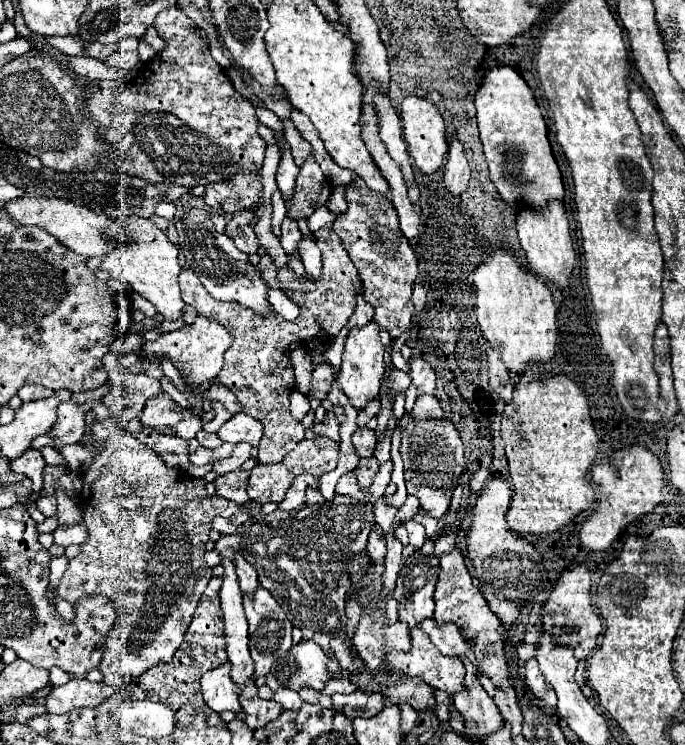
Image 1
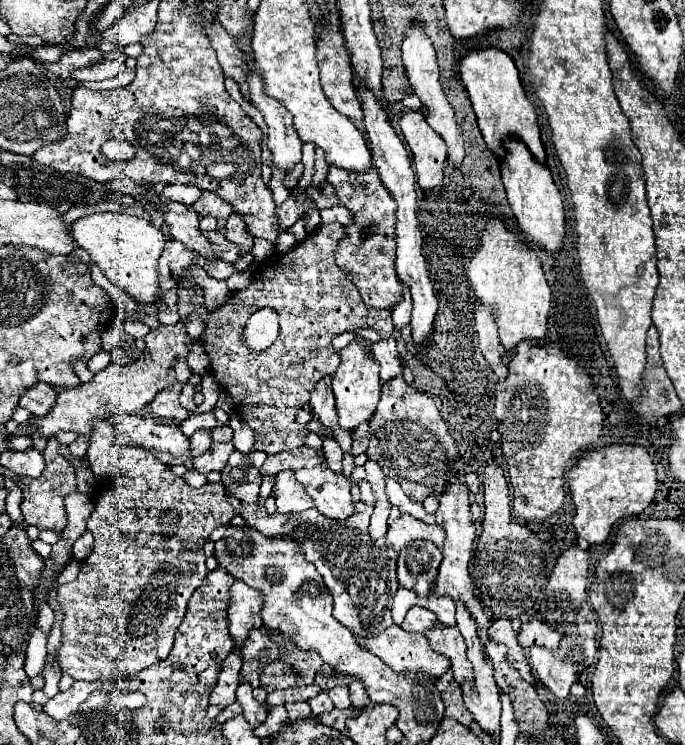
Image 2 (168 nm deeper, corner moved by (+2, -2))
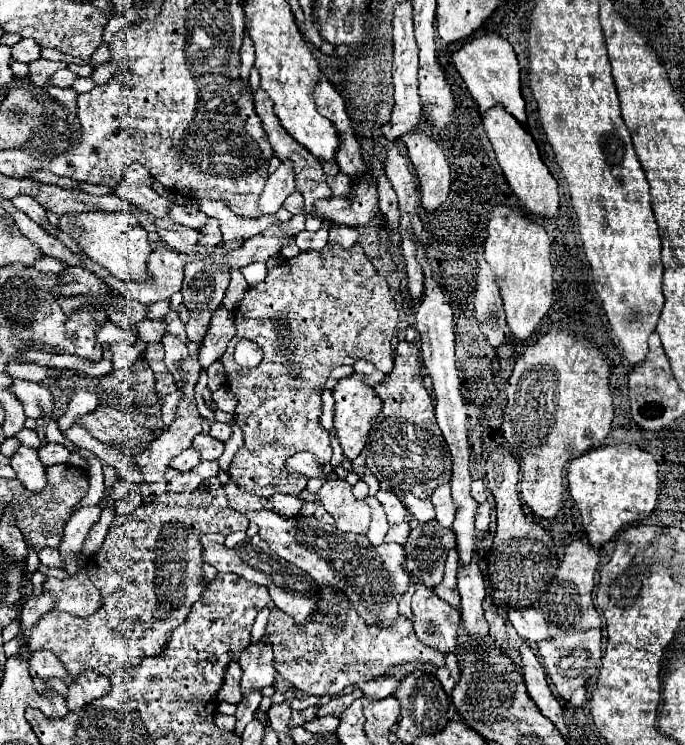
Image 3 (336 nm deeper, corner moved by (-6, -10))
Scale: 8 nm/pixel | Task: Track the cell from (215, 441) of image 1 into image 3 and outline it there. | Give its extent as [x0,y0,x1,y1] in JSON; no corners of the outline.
[171,448,201,472]

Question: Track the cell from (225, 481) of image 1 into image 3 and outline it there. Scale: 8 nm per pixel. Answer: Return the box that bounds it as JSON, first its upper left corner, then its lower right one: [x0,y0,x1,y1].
[267,492,301,516]

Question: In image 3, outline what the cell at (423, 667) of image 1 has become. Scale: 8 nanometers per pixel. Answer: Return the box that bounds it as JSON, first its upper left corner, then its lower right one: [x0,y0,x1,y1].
[265,586,445,696]

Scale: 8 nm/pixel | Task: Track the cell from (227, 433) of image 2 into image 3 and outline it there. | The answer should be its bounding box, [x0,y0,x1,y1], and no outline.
[193,432,223,460]

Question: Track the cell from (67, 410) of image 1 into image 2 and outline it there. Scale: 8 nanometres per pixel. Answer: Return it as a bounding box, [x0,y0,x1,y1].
[17,438,77,532]

